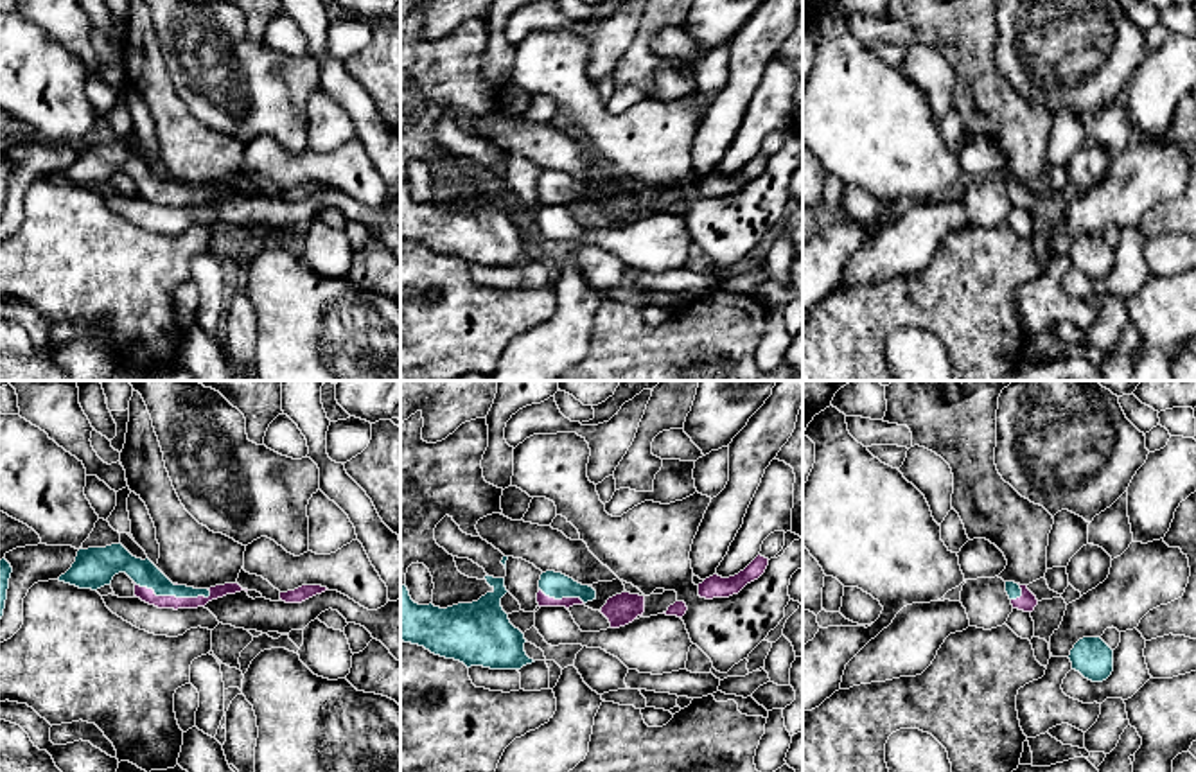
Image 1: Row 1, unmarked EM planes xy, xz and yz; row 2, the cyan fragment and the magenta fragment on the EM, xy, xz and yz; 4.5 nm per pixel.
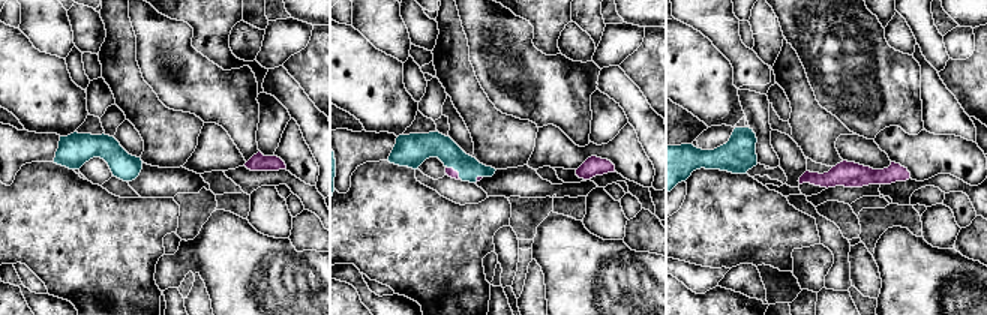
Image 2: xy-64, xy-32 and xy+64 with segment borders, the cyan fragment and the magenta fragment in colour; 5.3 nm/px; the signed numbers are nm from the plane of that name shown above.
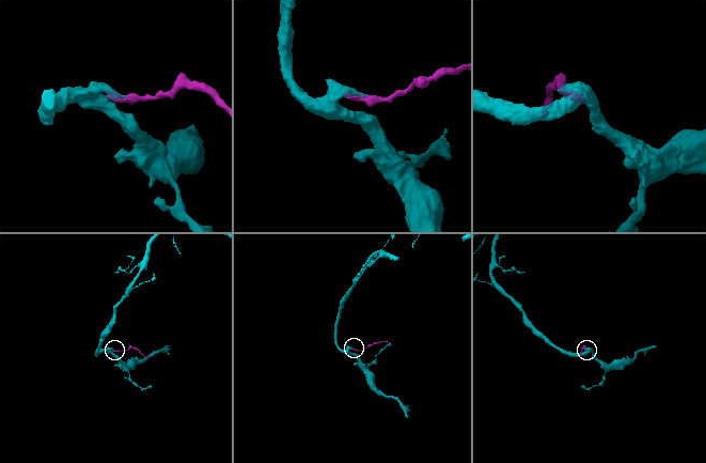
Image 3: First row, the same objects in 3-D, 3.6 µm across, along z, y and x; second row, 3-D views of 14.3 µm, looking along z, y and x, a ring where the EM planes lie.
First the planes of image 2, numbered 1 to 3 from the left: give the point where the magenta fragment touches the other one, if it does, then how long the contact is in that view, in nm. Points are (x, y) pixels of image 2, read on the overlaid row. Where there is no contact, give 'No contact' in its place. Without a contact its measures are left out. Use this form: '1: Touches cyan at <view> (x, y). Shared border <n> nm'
1: No contact
2: Touches cyan at xy-32 (455, 170). Shared border 120 nm
3: No contact

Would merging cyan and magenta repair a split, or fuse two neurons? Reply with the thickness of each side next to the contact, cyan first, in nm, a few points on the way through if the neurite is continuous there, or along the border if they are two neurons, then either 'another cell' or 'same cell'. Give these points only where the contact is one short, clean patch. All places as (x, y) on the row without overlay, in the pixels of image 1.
120/70 nm | across xy (144, 171), (173, 192), (146, 192) | same cell

